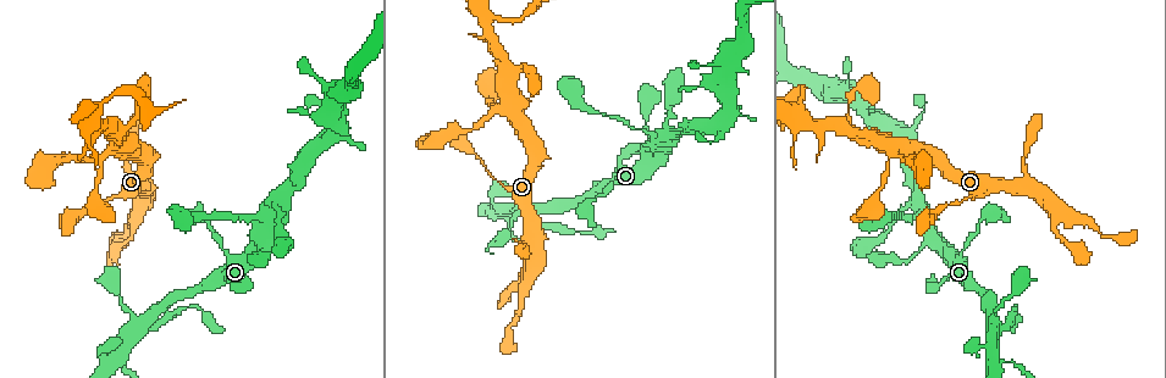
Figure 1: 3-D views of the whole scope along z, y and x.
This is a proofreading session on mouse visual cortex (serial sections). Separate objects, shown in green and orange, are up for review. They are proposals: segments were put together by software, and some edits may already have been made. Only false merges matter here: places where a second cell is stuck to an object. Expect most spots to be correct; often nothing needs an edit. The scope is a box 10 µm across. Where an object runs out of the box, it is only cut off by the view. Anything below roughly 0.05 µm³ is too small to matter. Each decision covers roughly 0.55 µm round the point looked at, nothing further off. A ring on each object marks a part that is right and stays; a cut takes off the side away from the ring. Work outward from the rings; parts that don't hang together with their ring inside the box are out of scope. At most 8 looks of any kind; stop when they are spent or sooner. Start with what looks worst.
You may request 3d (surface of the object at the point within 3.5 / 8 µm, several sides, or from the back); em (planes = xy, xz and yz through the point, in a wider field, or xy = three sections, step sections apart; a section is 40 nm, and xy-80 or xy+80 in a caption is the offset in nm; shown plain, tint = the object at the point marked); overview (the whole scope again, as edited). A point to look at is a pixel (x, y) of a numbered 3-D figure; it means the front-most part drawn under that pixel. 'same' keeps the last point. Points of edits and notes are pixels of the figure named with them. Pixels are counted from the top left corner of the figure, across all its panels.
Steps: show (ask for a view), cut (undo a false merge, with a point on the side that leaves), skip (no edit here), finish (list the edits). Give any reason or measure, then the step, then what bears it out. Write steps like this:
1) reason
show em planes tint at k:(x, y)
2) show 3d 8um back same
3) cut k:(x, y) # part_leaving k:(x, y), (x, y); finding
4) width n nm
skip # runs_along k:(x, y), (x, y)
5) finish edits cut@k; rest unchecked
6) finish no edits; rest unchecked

sharp bend
show 3d 3.5um at 1:(990, 324)

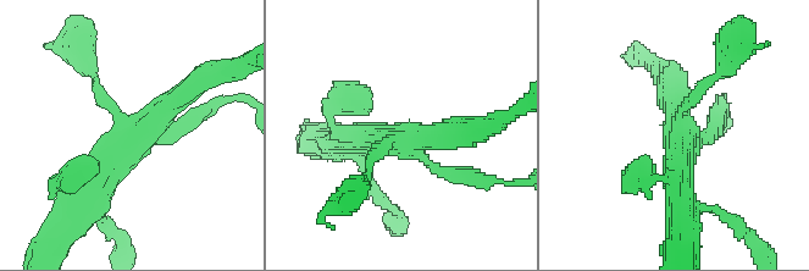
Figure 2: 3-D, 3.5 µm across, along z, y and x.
arms 4; arm_widths 150, 200, 300, 400 nm
show em planes tint at 2:(680, 129)

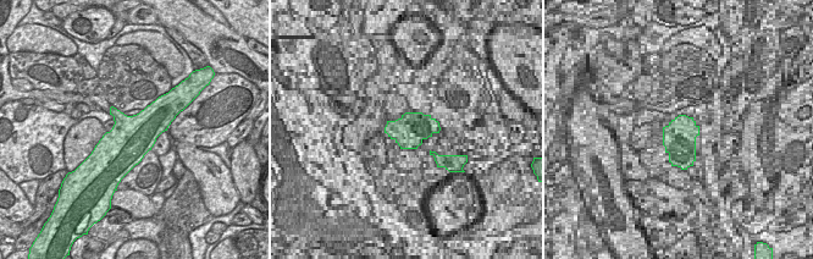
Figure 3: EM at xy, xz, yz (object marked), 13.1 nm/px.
show em xy step 5 tint same

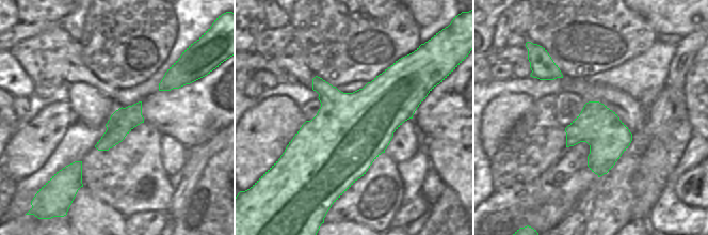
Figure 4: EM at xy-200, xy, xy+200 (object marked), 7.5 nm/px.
width 550 nm
skip # runs_along 2:(208, 75), (114, 156), (90, 194); all the same cell

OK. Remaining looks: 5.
abrupt turn
show 3d 3.5um at 1:(125, 91)

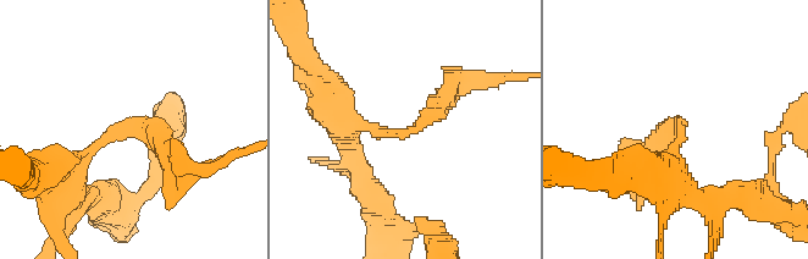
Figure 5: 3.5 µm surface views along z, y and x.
need the tissue
show em xy step 2 tint at 5:(408, 132)

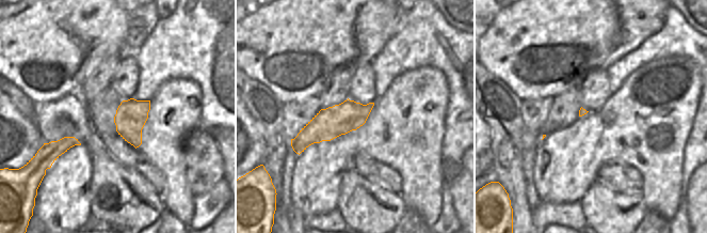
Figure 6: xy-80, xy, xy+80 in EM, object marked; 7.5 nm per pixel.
cut it another way
show em xy step 1 tint same

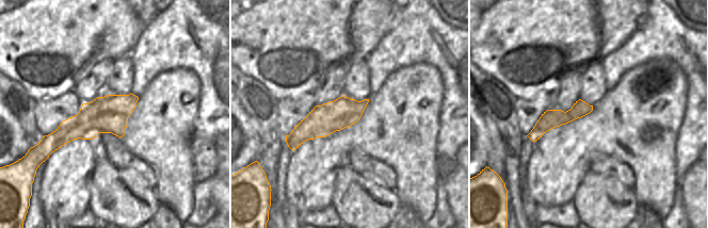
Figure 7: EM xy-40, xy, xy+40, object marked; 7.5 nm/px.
arm_widths 200, 250 nm
skip # runs_along 5:(347, 133), (407, 133), (459, 86); all the same cell

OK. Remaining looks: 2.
arms part here
show 3d 3.5um at 1:(723, 120)

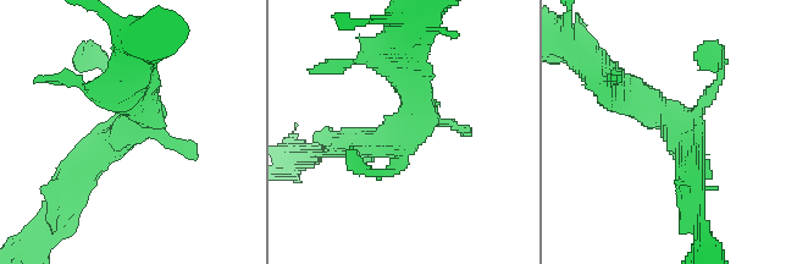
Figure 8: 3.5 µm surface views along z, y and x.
show em xy step 1 tint at 8:(682, 125)

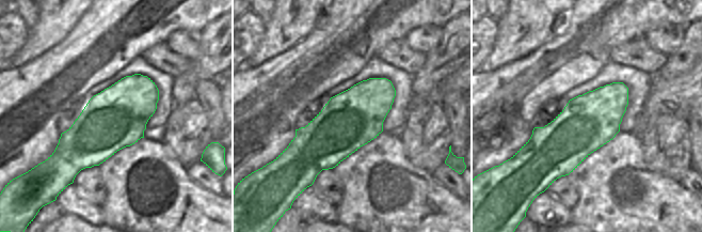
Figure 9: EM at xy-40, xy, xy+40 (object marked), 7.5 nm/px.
width 420 nm
skip # runs_along 8:(692, 187), (680, 127), (620, 89); continuous, no second cell

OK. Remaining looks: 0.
finish no edits; rest unchecked

